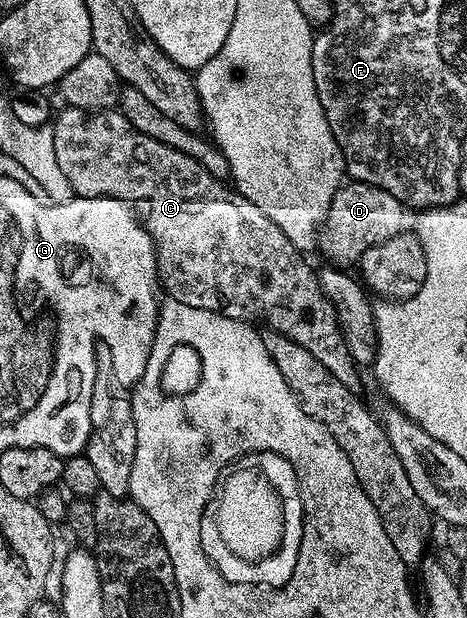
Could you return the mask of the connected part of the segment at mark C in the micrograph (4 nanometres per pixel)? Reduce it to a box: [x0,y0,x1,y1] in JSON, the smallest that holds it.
[51,105,361,391]

